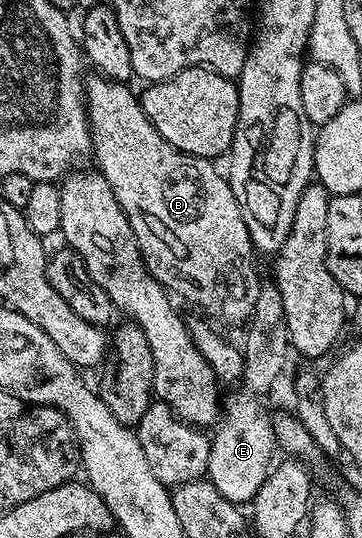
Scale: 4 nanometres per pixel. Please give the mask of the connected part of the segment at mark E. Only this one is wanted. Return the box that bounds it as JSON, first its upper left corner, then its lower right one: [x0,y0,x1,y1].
[207,283,291,506]

